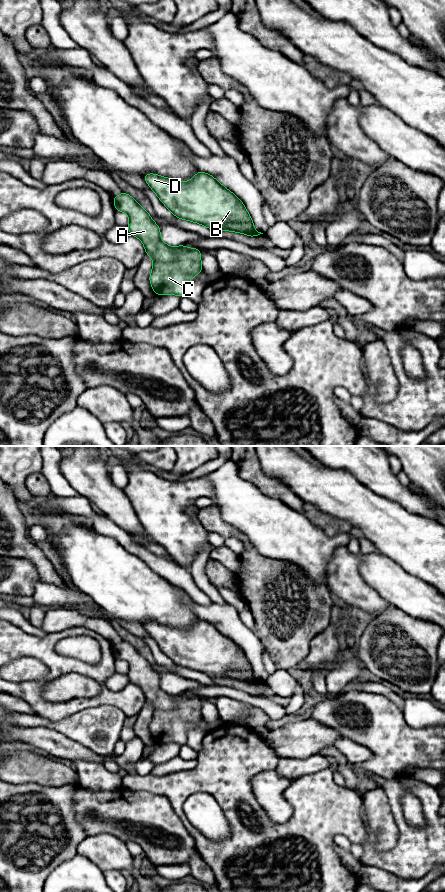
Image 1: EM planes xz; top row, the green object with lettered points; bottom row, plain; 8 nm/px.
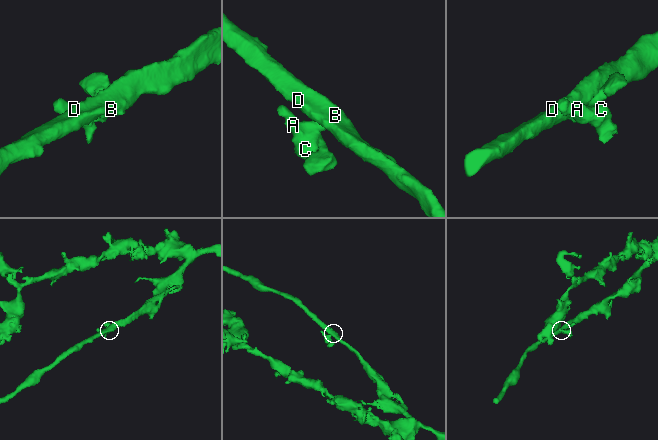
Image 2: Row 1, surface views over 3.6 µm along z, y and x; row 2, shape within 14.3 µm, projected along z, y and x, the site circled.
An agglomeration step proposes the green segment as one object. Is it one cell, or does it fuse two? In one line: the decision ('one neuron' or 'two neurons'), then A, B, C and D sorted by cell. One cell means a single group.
two neurons; A C / B D

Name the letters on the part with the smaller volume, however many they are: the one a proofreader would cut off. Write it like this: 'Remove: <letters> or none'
Remove: A, C

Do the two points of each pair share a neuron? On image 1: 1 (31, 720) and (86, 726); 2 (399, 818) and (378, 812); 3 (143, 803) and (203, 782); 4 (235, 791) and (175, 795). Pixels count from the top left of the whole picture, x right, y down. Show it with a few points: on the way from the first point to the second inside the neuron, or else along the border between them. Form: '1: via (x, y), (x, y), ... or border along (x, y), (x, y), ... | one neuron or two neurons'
1: via (45, 723), (55, 726), (72, 726) | one neuron
2: border along (384, 794), (397, 828), (397, 839) | two neurons
3: border along (141, 790), (163, 794), (169, 800), (177, 815) | two neurons
4: via (220, 787), (190, 787) | one neuron

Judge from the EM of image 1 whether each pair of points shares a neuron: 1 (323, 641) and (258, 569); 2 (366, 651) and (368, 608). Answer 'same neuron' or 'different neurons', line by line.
1: different neurons
2: different neurons

